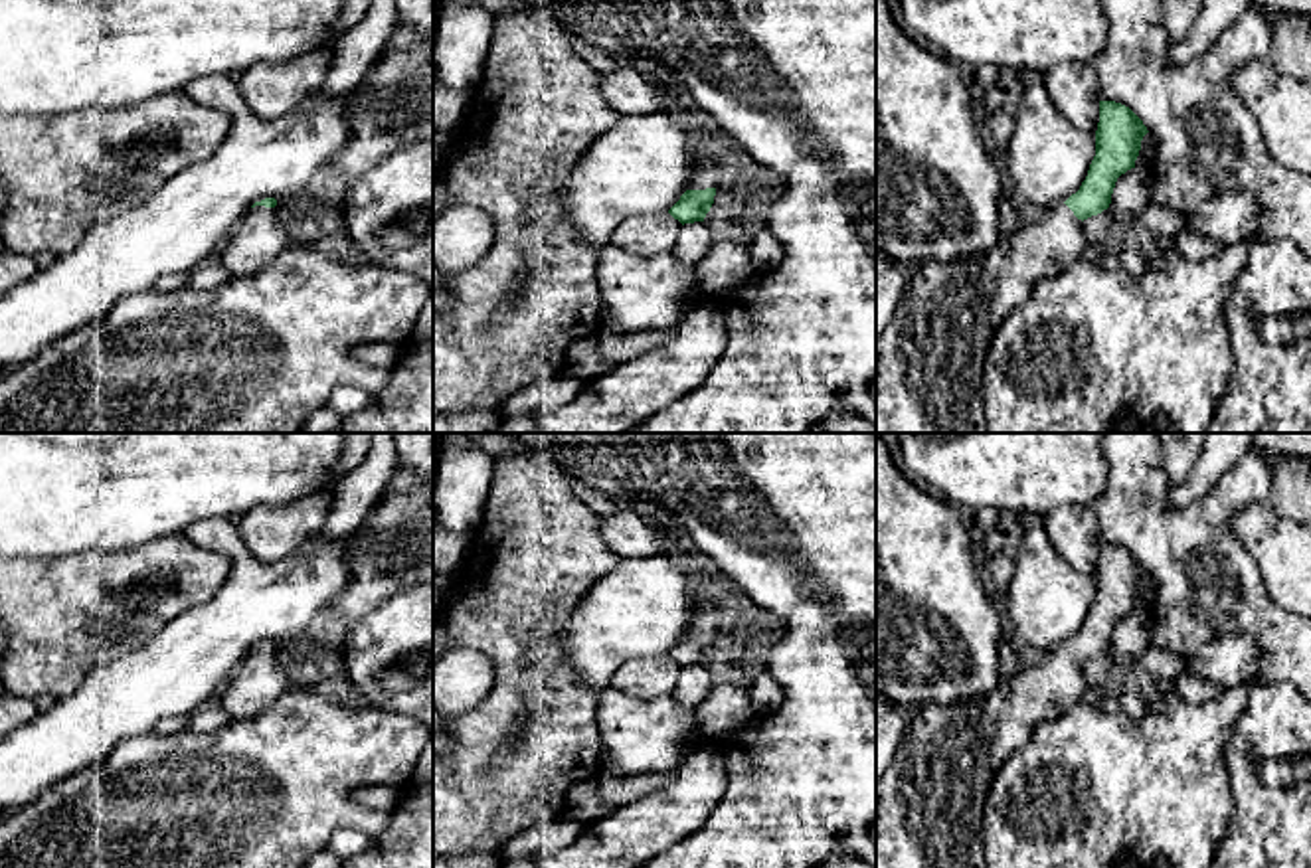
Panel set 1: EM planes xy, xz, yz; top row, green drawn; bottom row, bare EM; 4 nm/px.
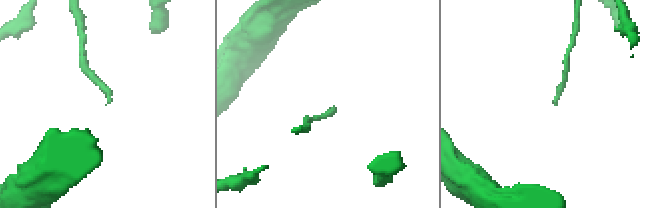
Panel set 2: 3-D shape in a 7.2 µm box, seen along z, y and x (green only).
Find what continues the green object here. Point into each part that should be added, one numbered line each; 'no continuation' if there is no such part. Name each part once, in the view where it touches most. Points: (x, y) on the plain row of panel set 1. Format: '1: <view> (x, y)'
1: xz (706, 615)

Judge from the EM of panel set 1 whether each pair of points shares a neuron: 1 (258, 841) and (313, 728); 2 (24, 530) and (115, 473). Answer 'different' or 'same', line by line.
1: same
2: same

